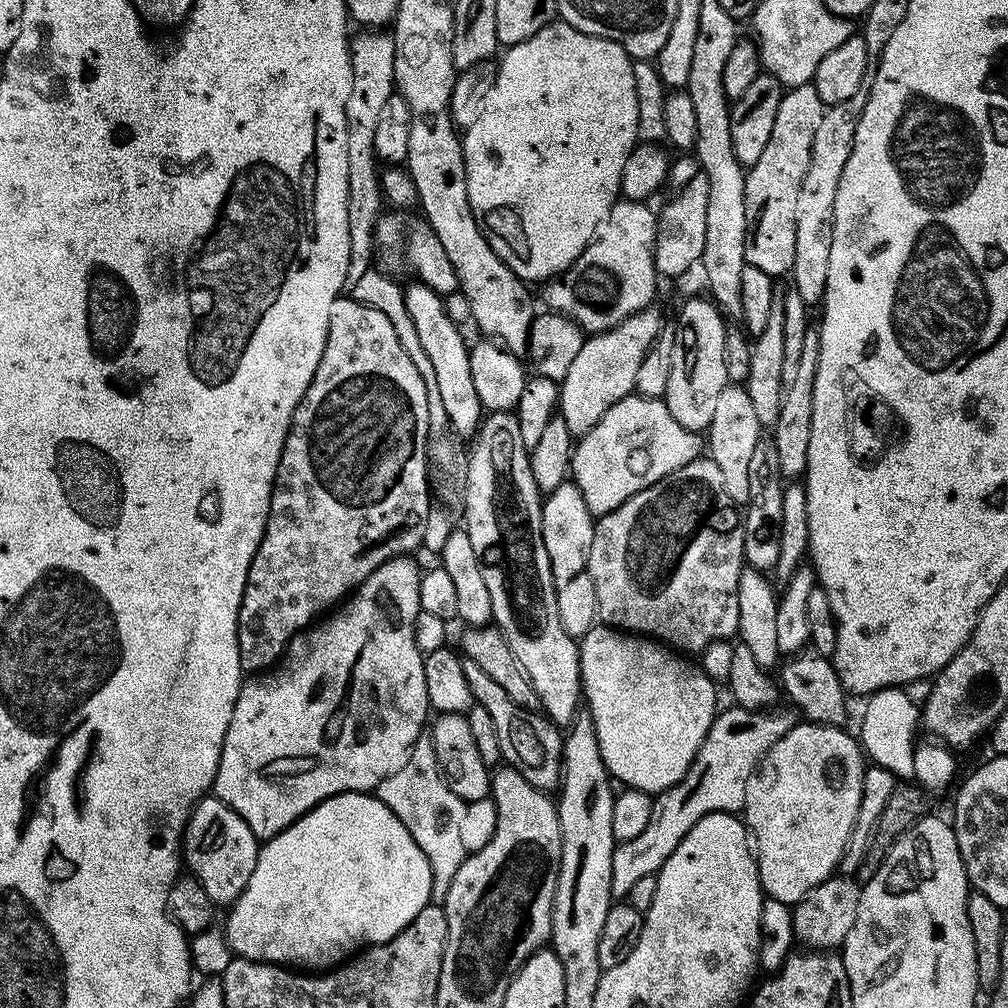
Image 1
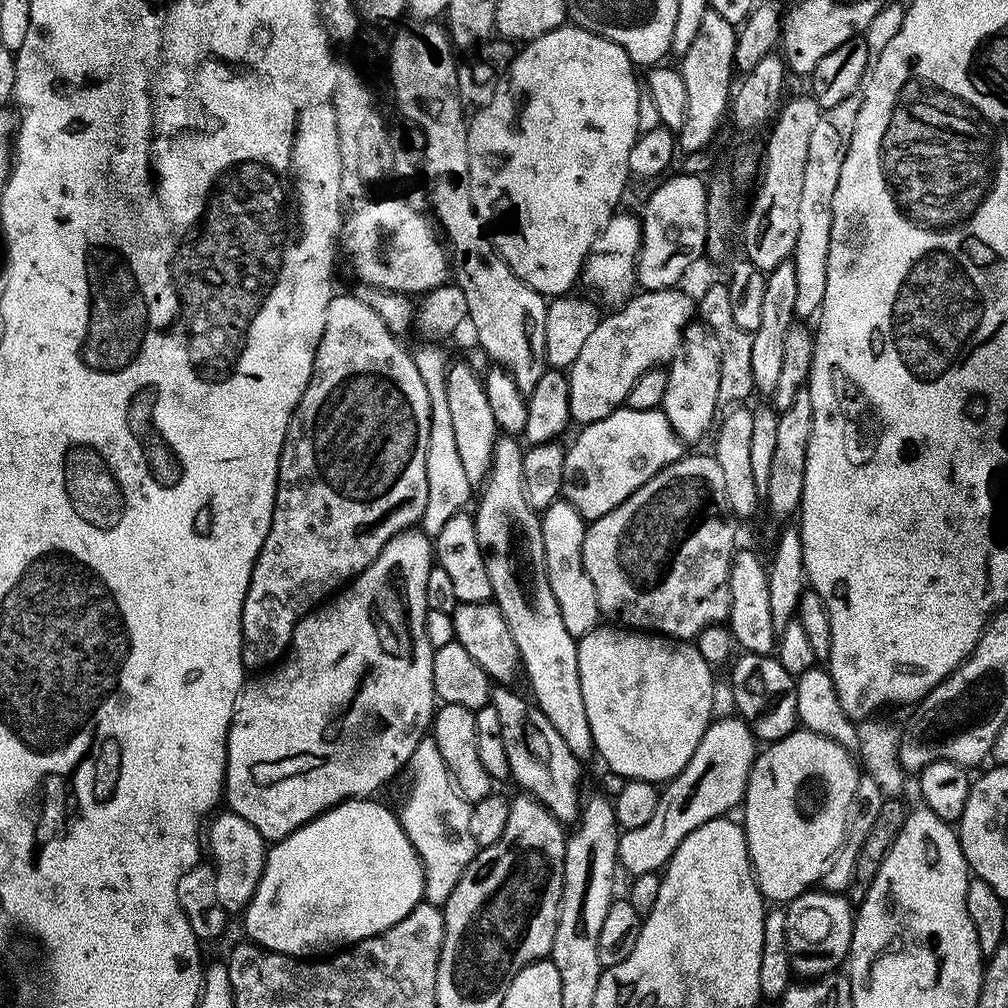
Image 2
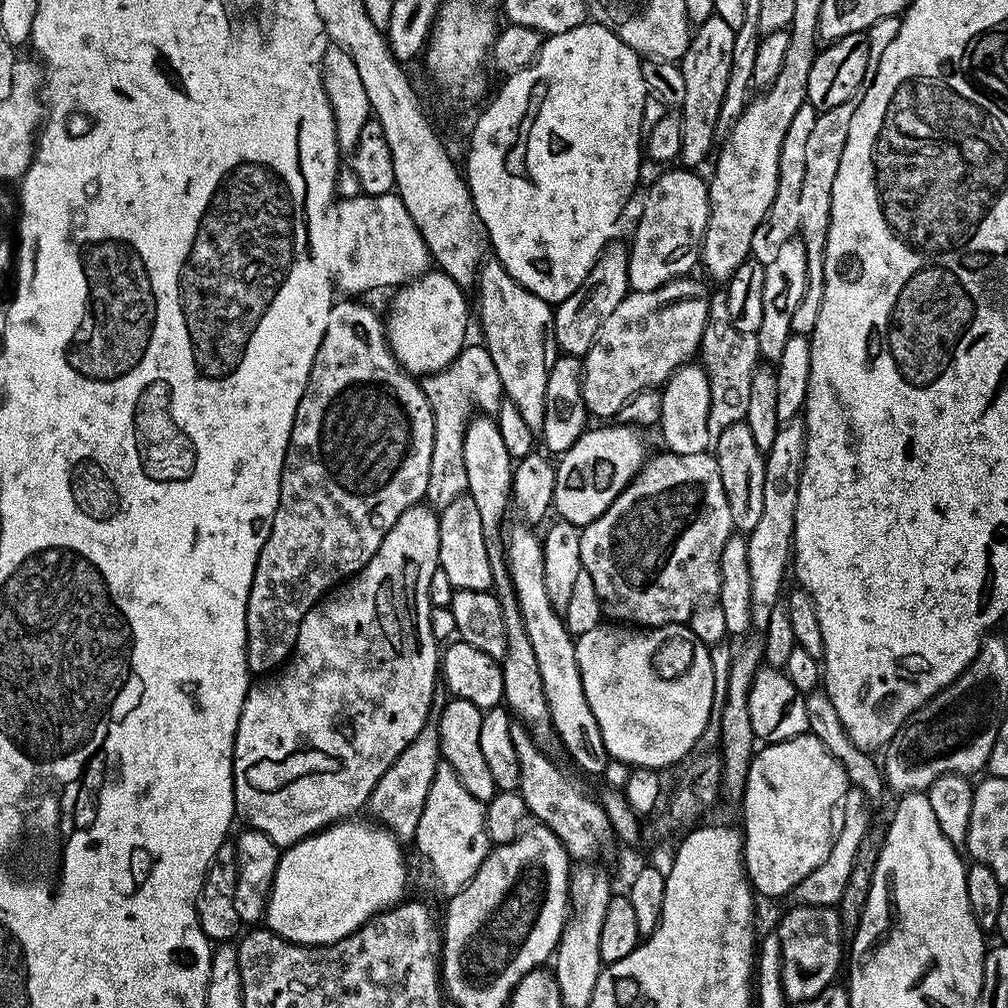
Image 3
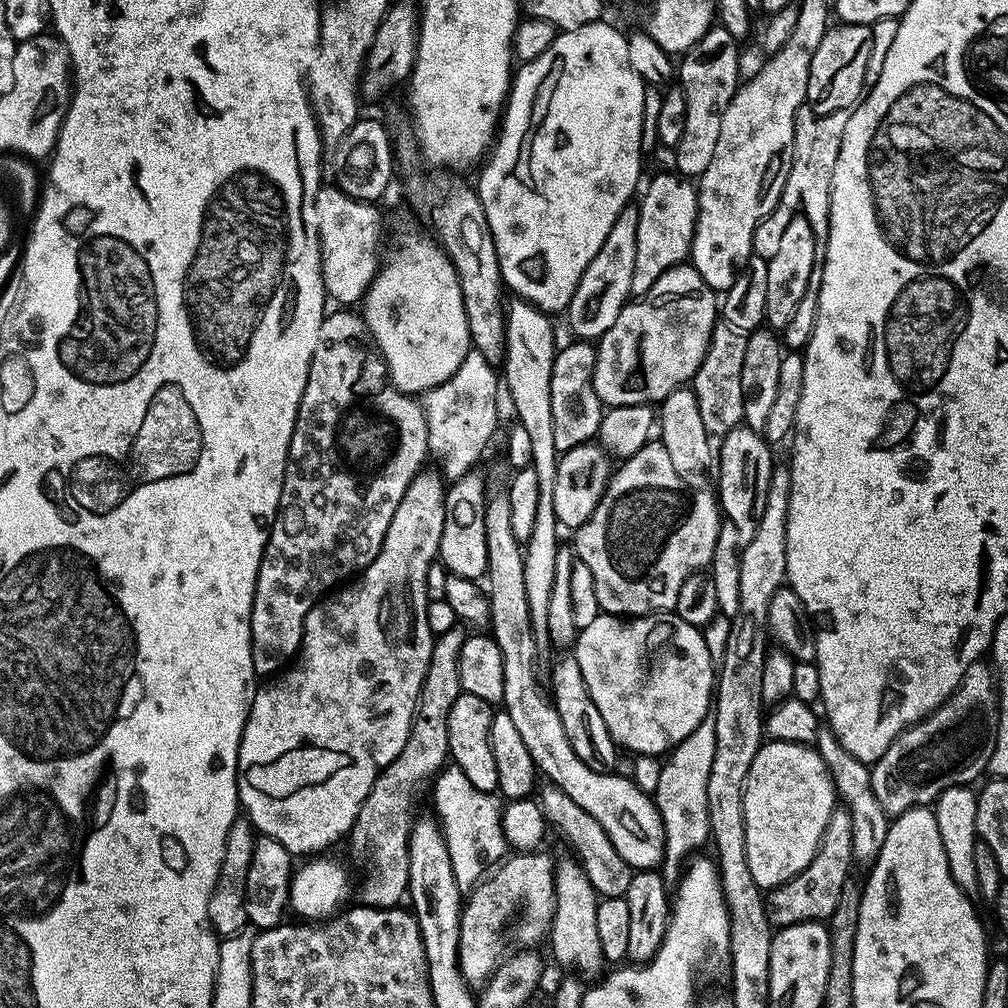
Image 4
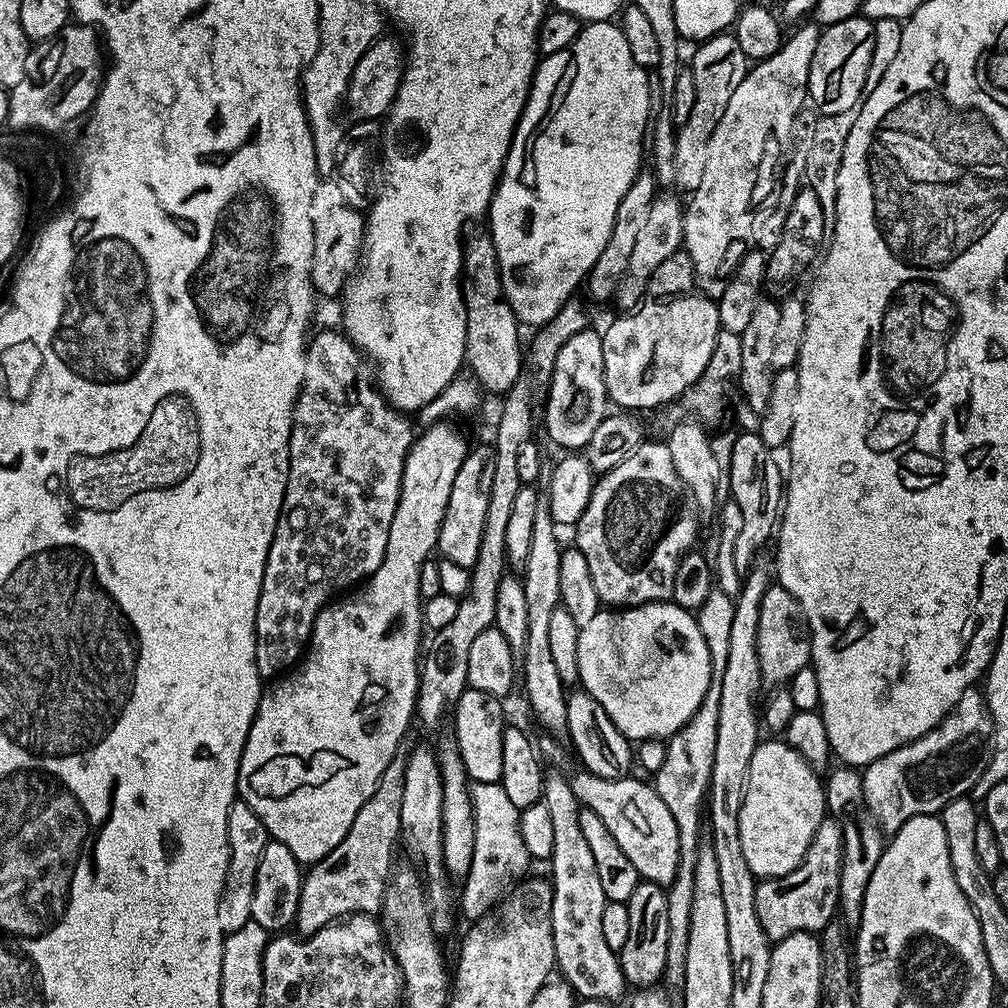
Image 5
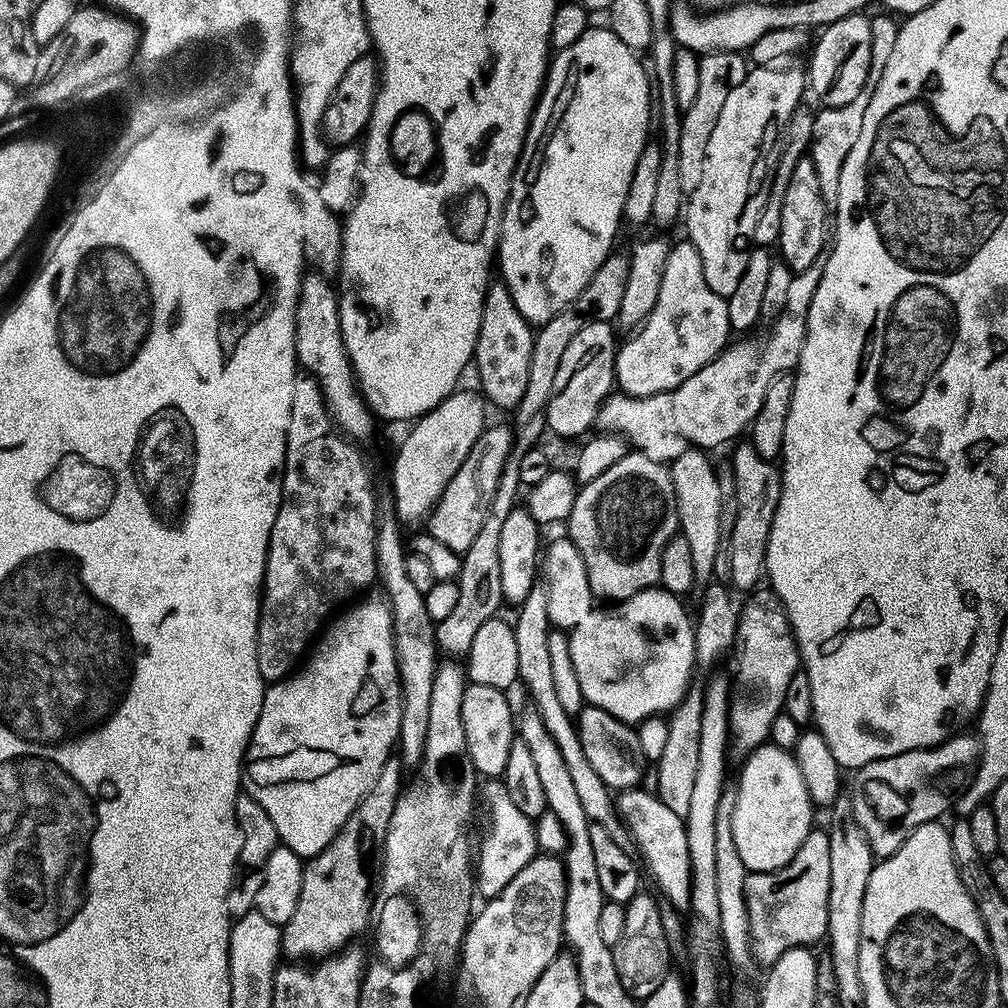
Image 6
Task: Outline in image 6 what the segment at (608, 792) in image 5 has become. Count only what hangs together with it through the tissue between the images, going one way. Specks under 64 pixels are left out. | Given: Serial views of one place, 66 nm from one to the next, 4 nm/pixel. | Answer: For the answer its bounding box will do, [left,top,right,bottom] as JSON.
[614,786,692,910]

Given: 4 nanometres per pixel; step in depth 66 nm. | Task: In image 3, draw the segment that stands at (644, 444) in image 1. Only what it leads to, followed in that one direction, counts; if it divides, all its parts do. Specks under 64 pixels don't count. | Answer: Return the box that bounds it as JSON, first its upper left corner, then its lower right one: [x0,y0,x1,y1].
[554,422,646,526]

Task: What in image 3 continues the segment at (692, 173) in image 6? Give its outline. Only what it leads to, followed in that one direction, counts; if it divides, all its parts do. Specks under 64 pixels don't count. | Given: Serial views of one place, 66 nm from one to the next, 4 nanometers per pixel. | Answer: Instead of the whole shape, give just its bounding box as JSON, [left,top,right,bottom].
[679,14,736,166]

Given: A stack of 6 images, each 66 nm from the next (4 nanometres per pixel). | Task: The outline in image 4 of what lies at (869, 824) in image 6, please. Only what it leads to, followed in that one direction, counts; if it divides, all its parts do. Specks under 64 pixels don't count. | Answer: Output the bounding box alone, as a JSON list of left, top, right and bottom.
[871,659,1000,817]

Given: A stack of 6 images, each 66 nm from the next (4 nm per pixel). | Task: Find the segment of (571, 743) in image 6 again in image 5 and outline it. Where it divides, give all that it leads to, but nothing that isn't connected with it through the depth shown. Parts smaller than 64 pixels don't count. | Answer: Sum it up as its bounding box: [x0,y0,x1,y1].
[520,491,566,735]

